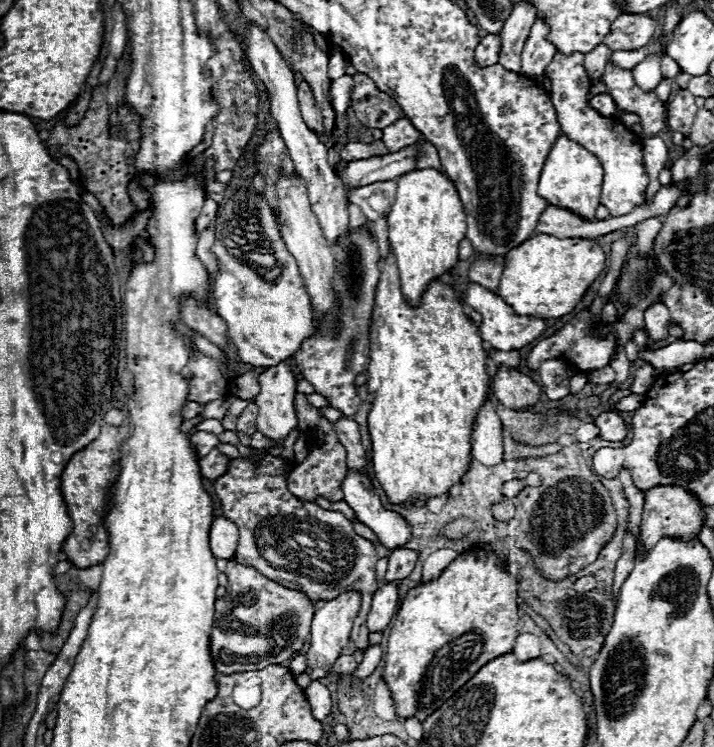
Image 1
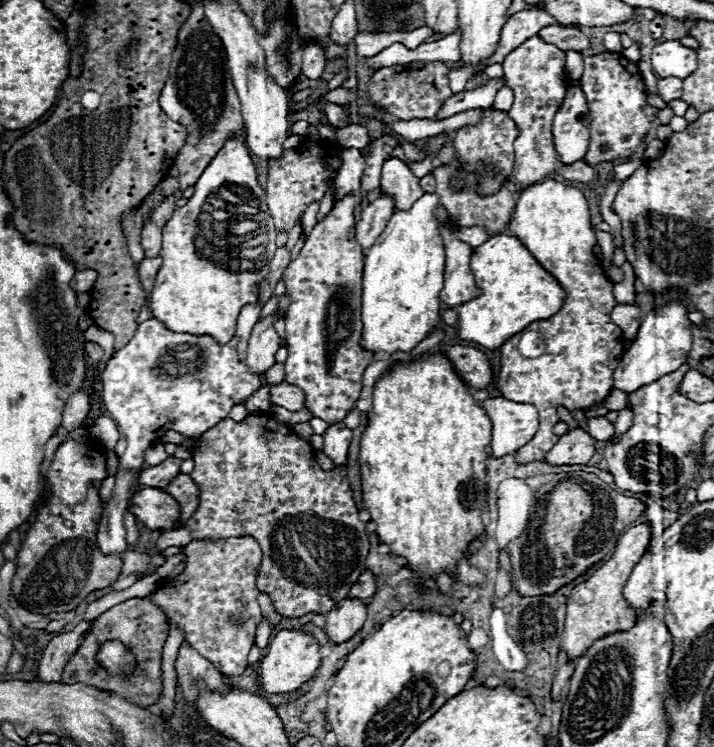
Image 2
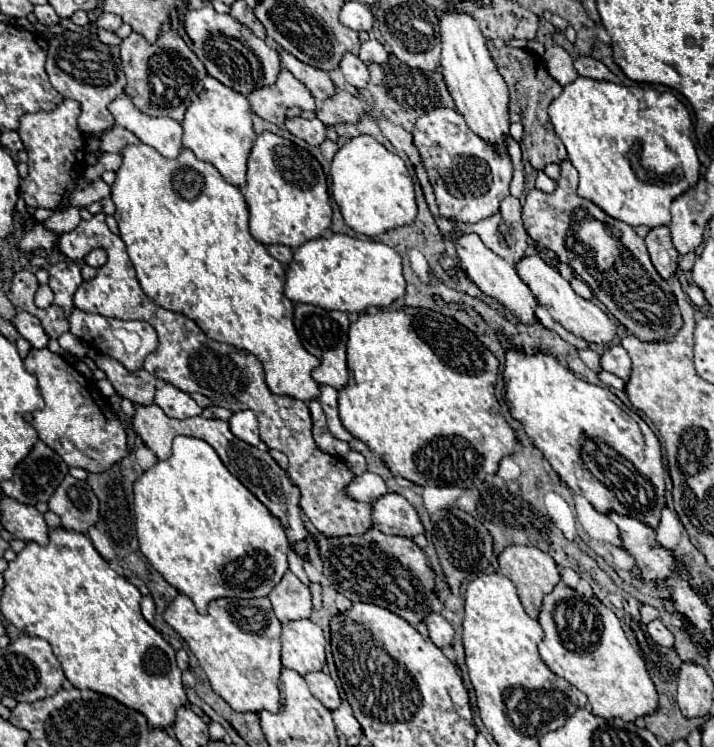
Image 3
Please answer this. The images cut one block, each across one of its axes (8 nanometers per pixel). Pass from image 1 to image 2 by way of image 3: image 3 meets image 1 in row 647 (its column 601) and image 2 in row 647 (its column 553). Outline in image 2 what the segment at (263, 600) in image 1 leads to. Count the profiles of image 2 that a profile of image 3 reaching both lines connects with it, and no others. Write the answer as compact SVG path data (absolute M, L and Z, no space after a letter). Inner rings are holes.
M252 536L194 540L186 546L186 568L182 574L148 594L156 606L180 624L190 646L226 676L240 676L248 668L248 652L262 620L254 572L260 562L262 550Z

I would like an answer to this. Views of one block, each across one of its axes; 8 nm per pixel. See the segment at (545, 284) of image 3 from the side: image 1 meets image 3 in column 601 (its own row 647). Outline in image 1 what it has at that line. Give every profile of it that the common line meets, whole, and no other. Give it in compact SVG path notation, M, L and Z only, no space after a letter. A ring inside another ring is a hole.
M358 592L340 594L338 598L330 600L330 602L322 602L322 604L316 608L314 618L312 618L312 626L310 626L308 652L306 652L306 658L308 658L306 674L308 674L312 680L326 678L326 676L332 672L334 660L344 652L344 648L346 648L348 642L350 642L352 622L354 622L354 616L358 614L358 608L360 608L360 594L358 594Z

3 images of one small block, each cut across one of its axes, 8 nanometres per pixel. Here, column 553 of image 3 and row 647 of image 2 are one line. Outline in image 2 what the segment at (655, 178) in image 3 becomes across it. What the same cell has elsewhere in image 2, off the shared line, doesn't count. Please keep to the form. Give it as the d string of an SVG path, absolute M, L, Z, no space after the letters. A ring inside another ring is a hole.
M110 640L106 642L98 652L98 662L110 672L110 674L122 674L130 672L134 668L134 656L118 642Z

